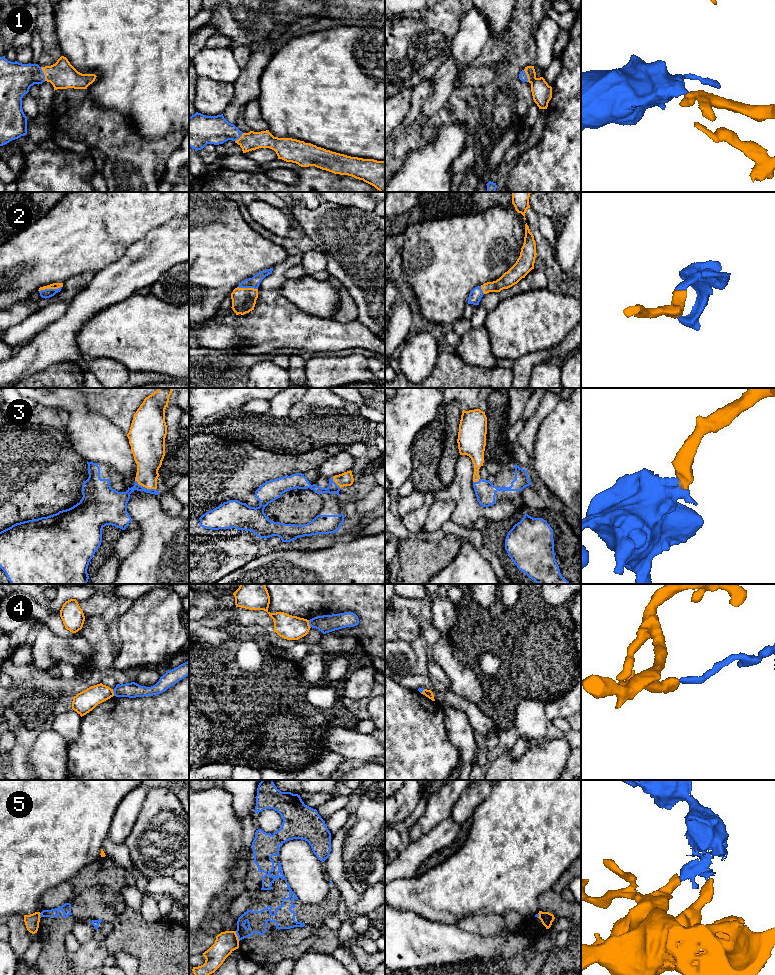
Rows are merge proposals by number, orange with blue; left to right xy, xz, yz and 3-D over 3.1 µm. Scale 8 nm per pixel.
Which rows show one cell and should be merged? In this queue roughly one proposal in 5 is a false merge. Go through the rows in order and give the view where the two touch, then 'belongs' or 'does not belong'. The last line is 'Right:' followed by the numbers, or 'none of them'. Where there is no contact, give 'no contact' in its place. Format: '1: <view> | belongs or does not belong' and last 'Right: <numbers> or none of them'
1: xy | belongs
2: xy | belongs
3: xy | belongs
4: xz | does not belong
5: xz | does not belong
Right: 1, 2, 3

